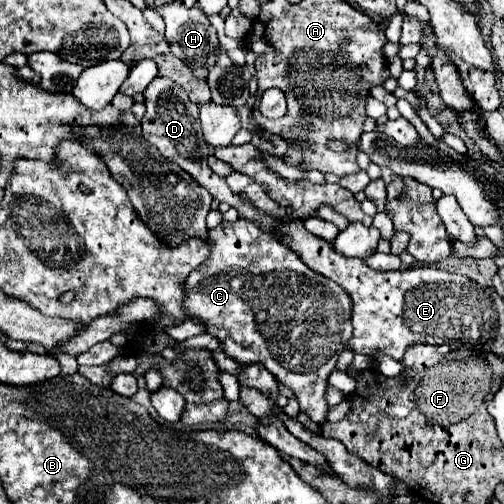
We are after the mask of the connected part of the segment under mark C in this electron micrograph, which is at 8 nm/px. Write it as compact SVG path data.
M237 220L233 224L223 222L207 230L207 244L211 248L209 260L199 264L185 280L185 314L187 318L207 324L207 332L213 336L229 336L233 342L221 342L223 352L237 360L241 366L263 364L279 384L291 388L299 400L301 412L313 422L321 424L327 418L325 388L327 376L337 364L339 354L347 348L353 326L351 326L351 298L333 280L311 272L301 258L285 244L275 240L271 232L261 230L249 220Z

